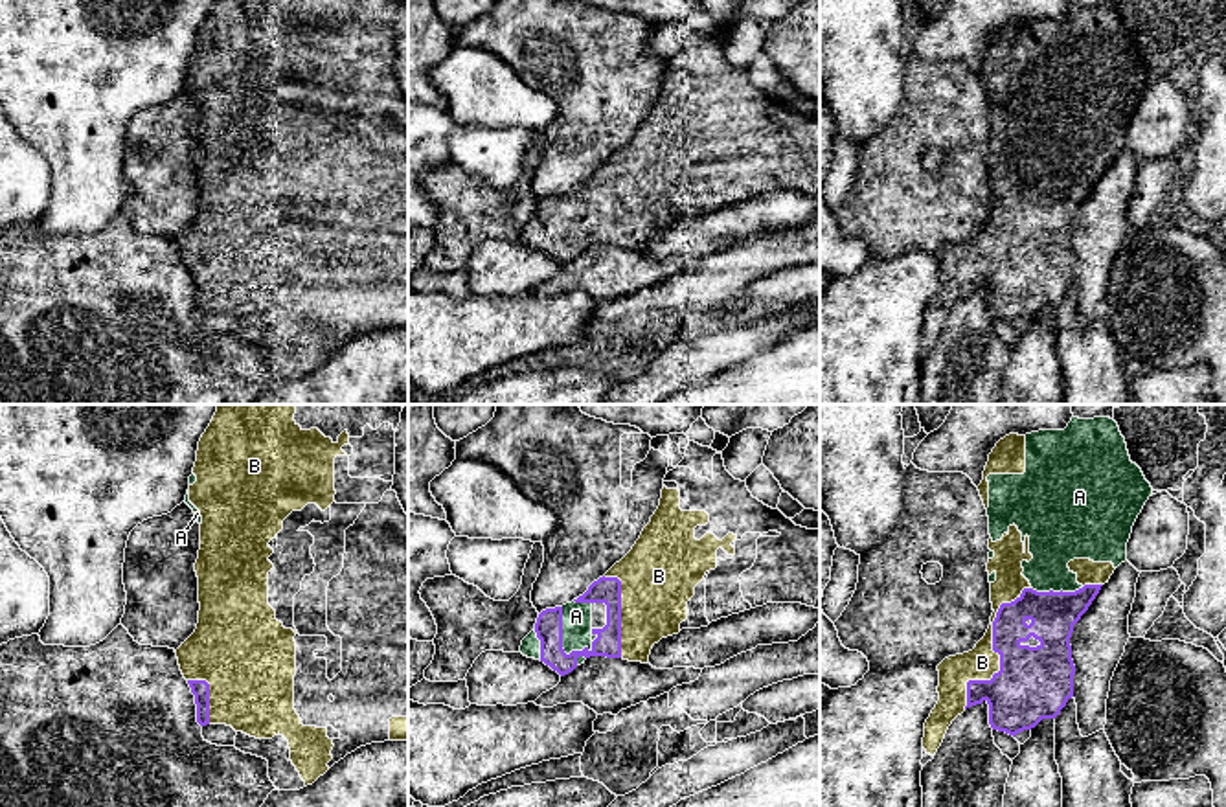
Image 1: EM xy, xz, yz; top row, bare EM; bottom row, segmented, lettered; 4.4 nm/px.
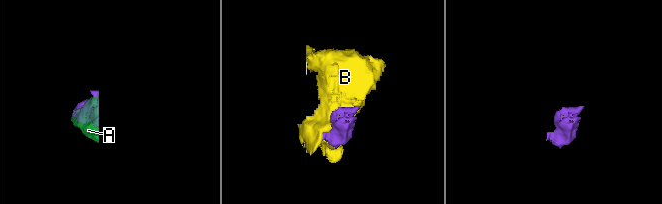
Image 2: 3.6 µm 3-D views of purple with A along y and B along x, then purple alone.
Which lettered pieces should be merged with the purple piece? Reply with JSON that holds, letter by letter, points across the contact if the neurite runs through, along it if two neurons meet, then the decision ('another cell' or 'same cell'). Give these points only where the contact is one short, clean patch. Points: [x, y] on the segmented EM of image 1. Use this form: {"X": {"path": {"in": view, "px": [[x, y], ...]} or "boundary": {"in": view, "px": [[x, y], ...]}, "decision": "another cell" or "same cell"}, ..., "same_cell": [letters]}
{"A": {"decision": "same cell"}, "B": {"decision": "same cell"}, "same_cell": ["A", "B"]}

